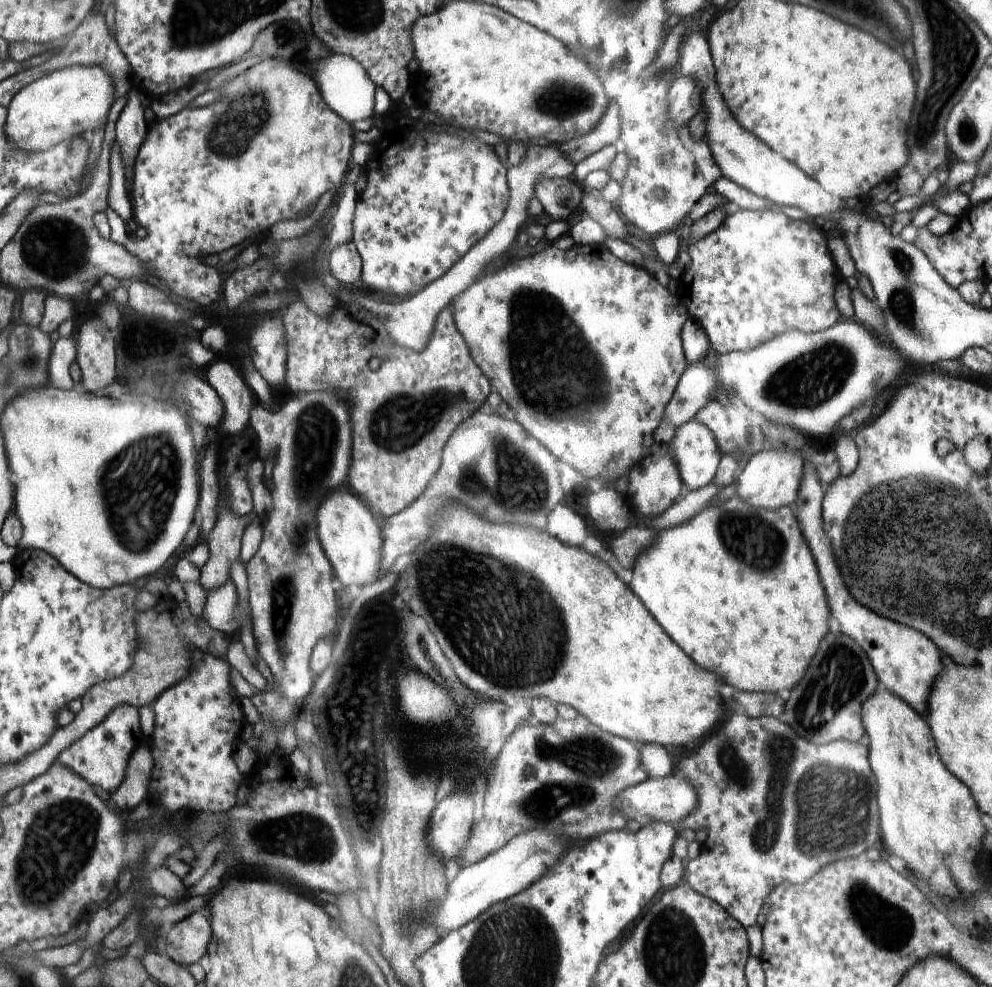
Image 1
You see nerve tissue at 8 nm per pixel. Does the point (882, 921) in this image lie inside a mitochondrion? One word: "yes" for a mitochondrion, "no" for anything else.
yes

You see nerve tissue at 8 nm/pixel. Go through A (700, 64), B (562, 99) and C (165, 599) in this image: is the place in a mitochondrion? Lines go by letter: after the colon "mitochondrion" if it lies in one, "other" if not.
A: other
B: mitochondrion
C: other

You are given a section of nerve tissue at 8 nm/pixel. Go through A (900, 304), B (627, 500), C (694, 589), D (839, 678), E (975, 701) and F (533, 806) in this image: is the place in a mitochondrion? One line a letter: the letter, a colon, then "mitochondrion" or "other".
A: mitochondrion
B: other
C: other
D: mitochondrion
E: other
F: mitochondrion

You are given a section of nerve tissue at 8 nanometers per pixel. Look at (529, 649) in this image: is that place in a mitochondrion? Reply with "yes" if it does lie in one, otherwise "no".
yes

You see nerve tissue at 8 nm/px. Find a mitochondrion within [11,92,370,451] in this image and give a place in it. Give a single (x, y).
(55, 246)

